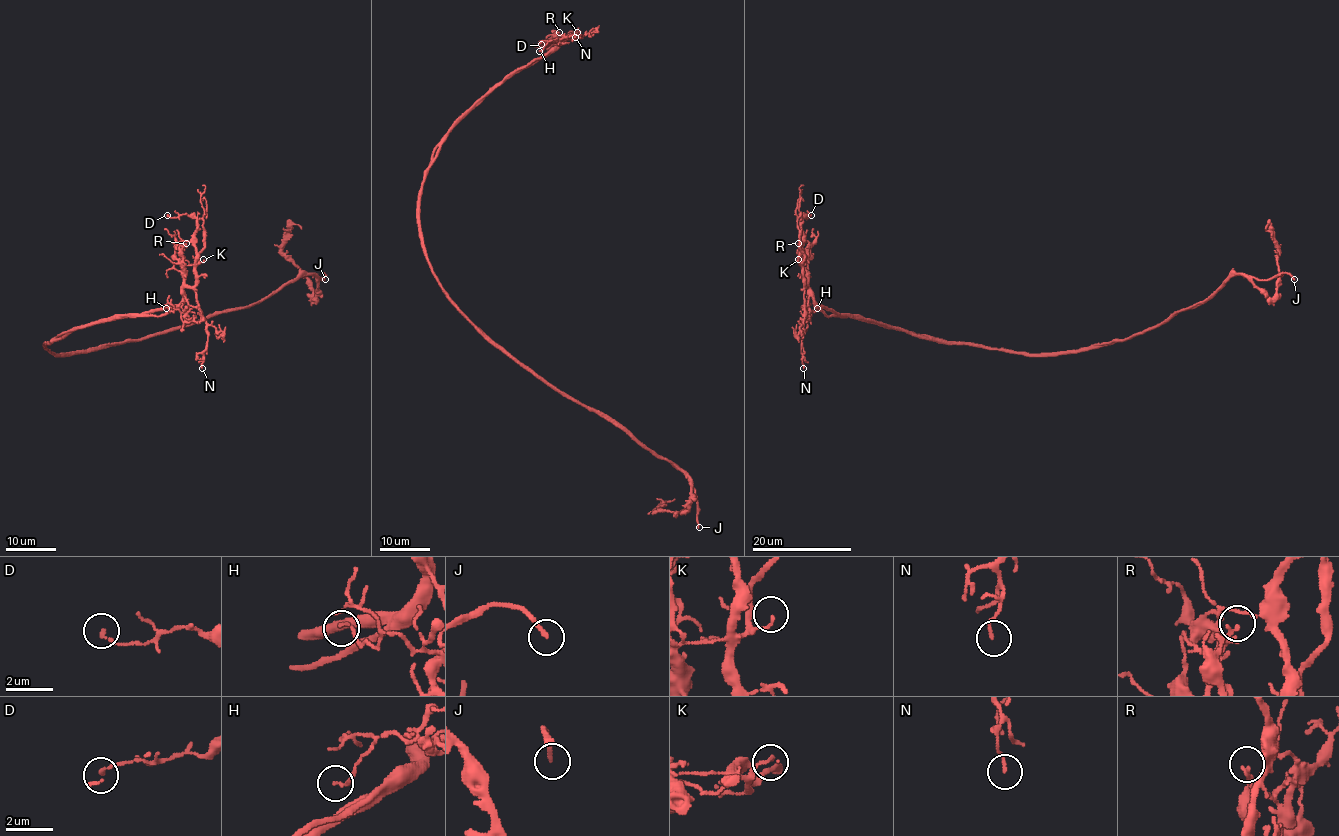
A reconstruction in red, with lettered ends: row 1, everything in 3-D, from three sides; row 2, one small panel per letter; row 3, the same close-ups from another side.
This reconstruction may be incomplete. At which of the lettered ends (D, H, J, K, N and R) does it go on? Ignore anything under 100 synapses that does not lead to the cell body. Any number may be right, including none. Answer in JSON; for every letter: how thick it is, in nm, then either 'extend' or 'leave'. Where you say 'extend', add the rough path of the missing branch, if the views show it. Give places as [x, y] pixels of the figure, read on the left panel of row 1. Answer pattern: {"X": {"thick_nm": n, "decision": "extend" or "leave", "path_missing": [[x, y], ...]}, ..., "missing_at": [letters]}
{"D": {"thick_nm": 140, "decision": "leave"}, "H": {"thick_nm": 70, "decision": "leave"}, "J": {"thick_nm": 170, "decision": "extend", "path_missing": [[325, 279], [333, 293], [330, 304], [334, 300]]}, "K": {"thick_nm": 110, "decision": "leave"}, "N": {"thick_nm": 120, "decision": "leave"}, "R": {"thick_nm": 160, "decision": "leave"}, "missing_at": ["J"]}

